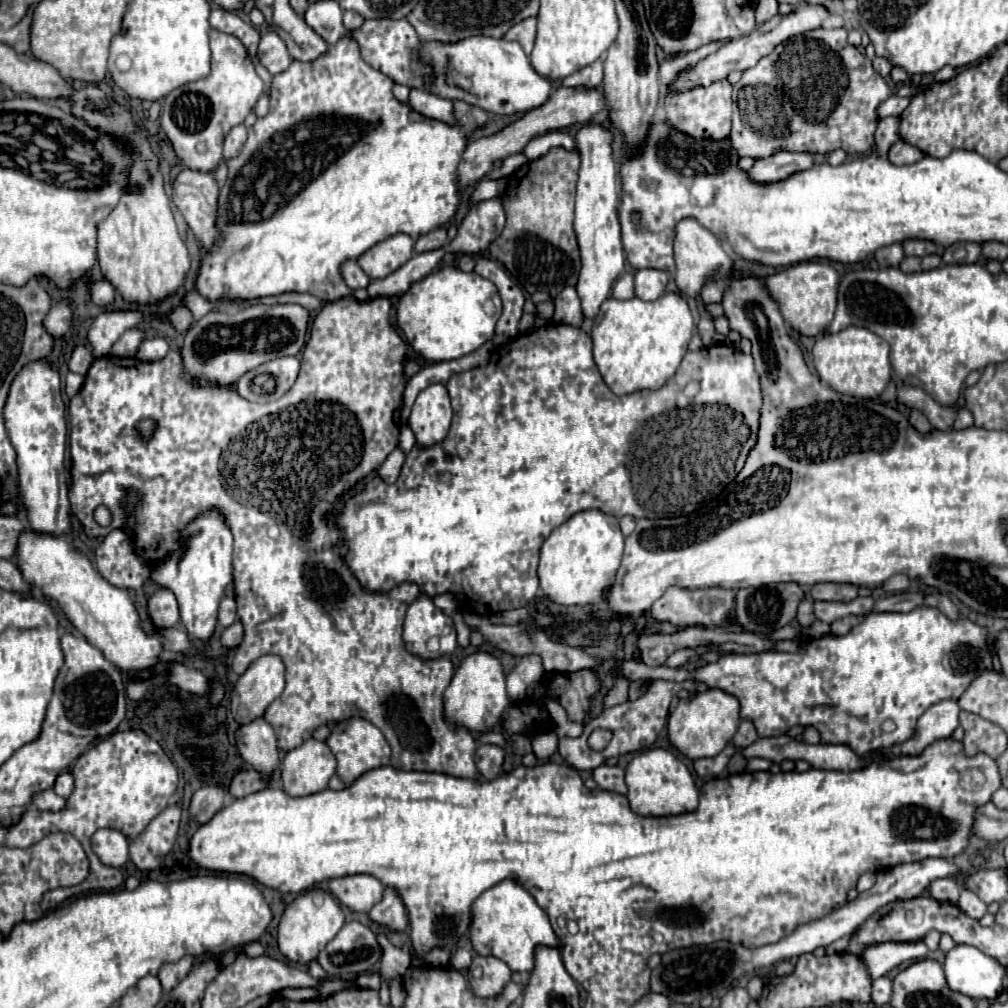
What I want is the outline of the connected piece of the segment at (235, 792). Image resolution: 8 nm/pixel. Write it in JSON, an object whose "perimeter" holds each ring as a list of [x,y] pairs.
{"perimeter":[[[240,770],[232,778],[232,782],[228,786],[228,792],[230,792],[232,798],[244,798],[244,796],[254,794],[254,792],[258,792],[262,788],[268,788],[268,786],[270,784],[264,782],[258,772],[254,772],[254,770]]]}

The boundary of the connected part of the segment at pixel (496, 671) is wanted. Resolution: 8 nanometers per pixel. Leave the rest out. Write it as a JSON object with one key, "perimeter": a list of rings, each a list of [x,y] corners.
{"perimeter":[[[478,652],[470,654],[460,668],[456,670],[450,686],[444,692],[444,716],[456,726],[464,726],[470,732],[488,732],[500,724],[504,712],[512,706],[512,700],[506,692],[506,680],[502,664],[498,658]]]}

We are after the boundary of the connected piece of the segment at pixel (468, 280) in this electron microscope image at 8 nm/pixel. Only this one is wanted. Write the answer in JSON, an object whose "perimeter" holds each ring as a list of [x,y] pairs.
{"perimeter":[[[450,266],[428,274],[420,282],[414,282],[410,290],[398,302],[398,326],[404,332],[412,350],[426,362],[454,360],[454,358],[460,358],[478,350],[484,342],[492,340],[494,326],[500,314],[502,314],[502,302],[500,302],[496,286],[490,280],[478,276],[476,272],[468,274]]]}

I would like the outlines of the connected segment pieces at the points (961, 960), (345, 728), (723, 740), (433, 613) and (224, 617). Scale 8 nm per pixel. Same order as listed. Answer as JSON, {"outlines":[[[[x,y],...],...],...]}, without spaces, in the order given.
{"outlines":[[[[956,946],[946,954],[948,986],[970,998],[994,1000],[1004,990],[1006,968],[974,946]]],[[[350,718],[350,720],[346,720],[346,722],[336,724],[336,726],[334,726],[334,732],[336,732],[336,734],[332,734],[332,736],[326,740],[326,744],[330,746],[332,754],[334,754],[336,760],[338,760],[338,770],[336,770],[336,774],[338,774],[338,778],[340,778],[346,786],[350,786],[350,784],[352,784],[358,776],[362,776],[364,772],[368,772],[368,770],[372,770],[372,768],[378,768],[378,766],[382,766],[384,762],[390,762],[390,746],[388,746],[388,742],[384,740],[382,732],[380,732],[376,726],[372,726],[368,720],[364,720],[364,718]]],[[[718,688],[694,694],[692,700],[680,700],[676,710],[668,718],[668,738],[670,742],[688,758],[708,758],[722,752],[722,748],[732,740],[740,724],[740,704],[738,700]]],[[[422,594],[408,608],[402,638],[408,652],[422,660],[448,656],[458,646],[452,618],[448,618],[440,608],[436,608],[432,598],[428,598],[426,594]]],[[[226,596],[220,600],[220,606],[218,606],[218,622],[222,626],[230,626],[234,620],[236,620],[236,600]]]]}

